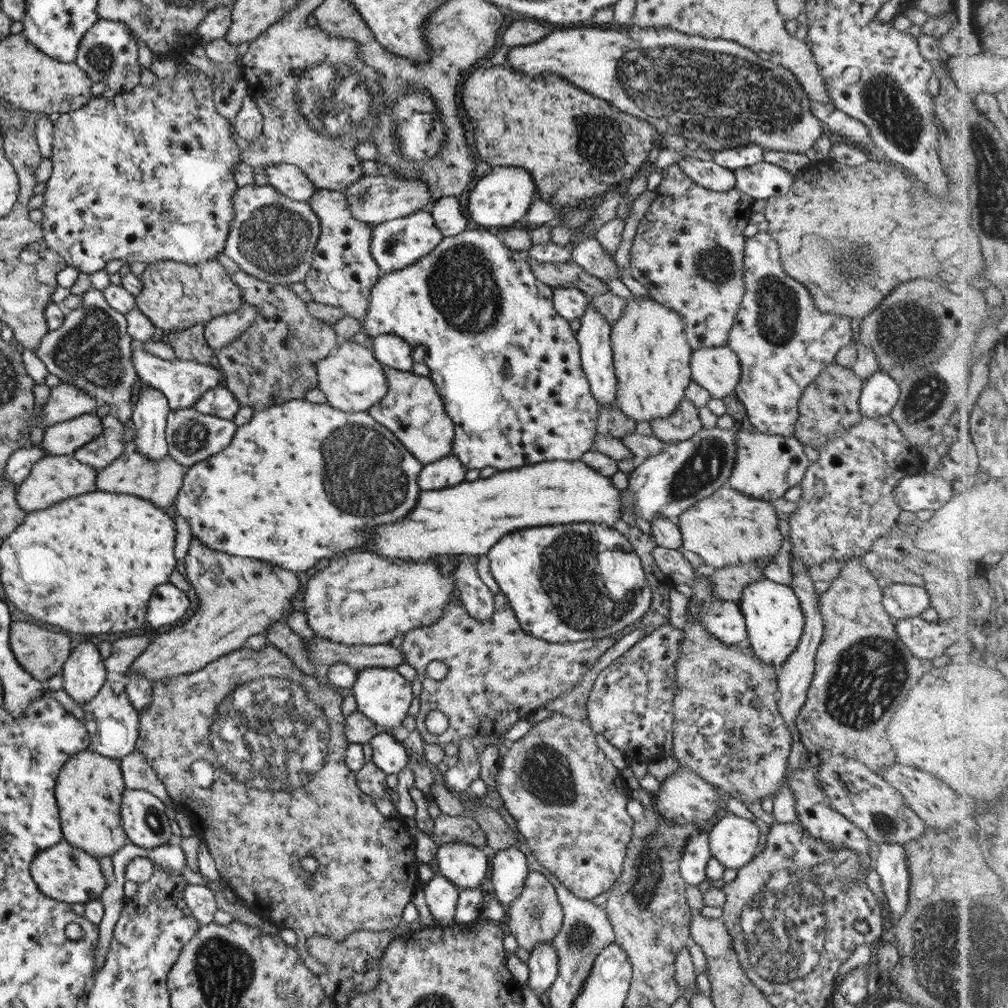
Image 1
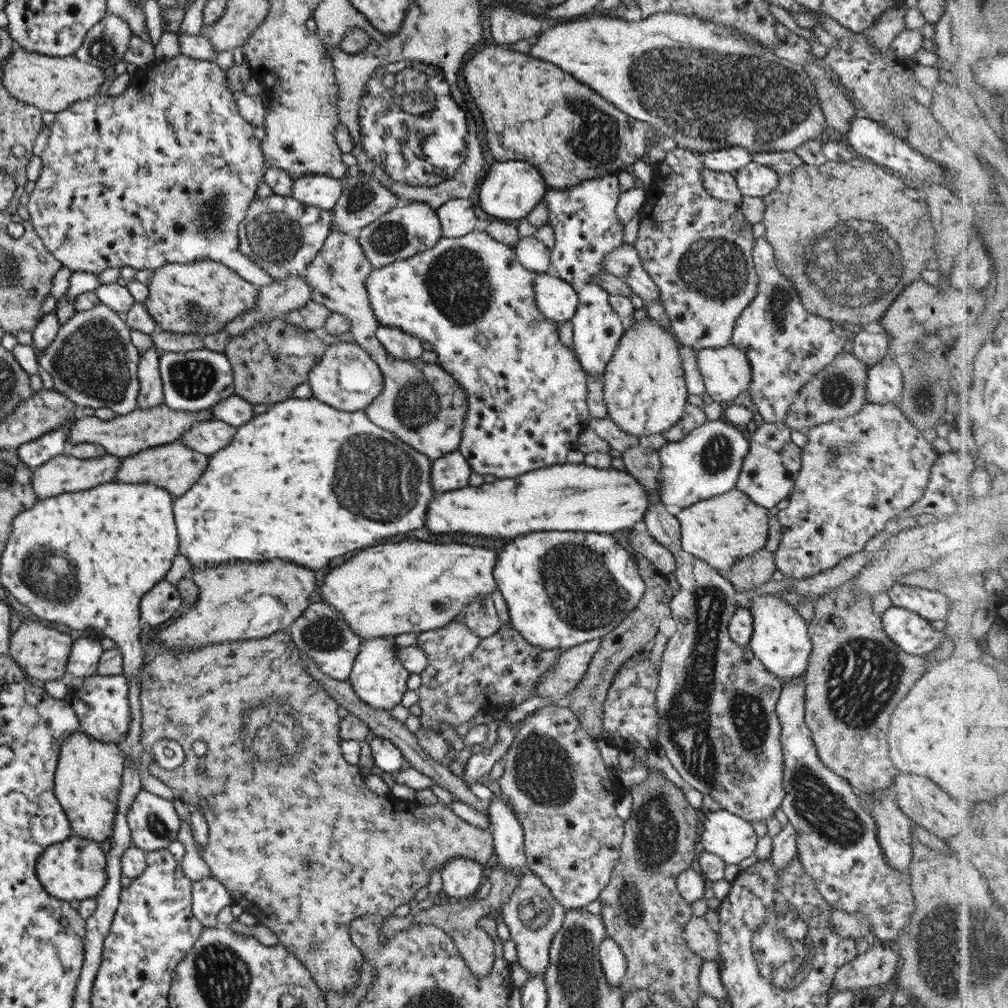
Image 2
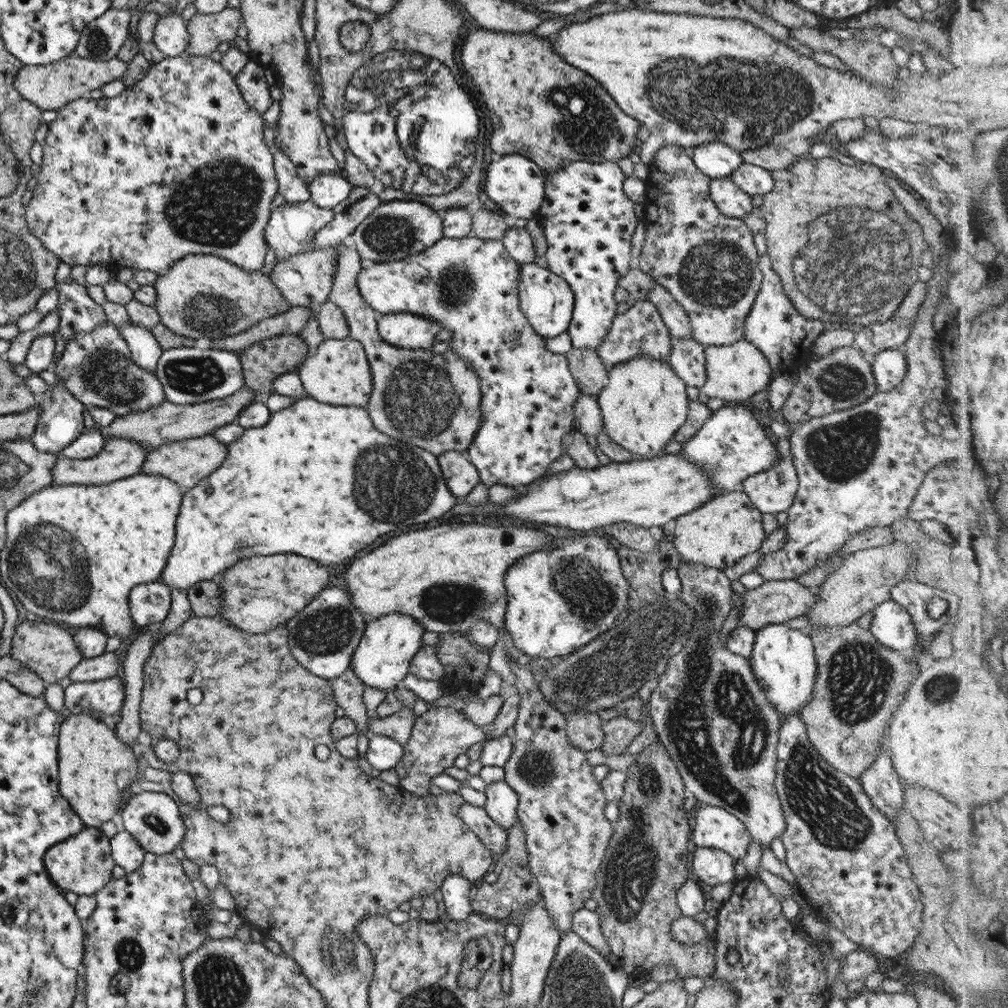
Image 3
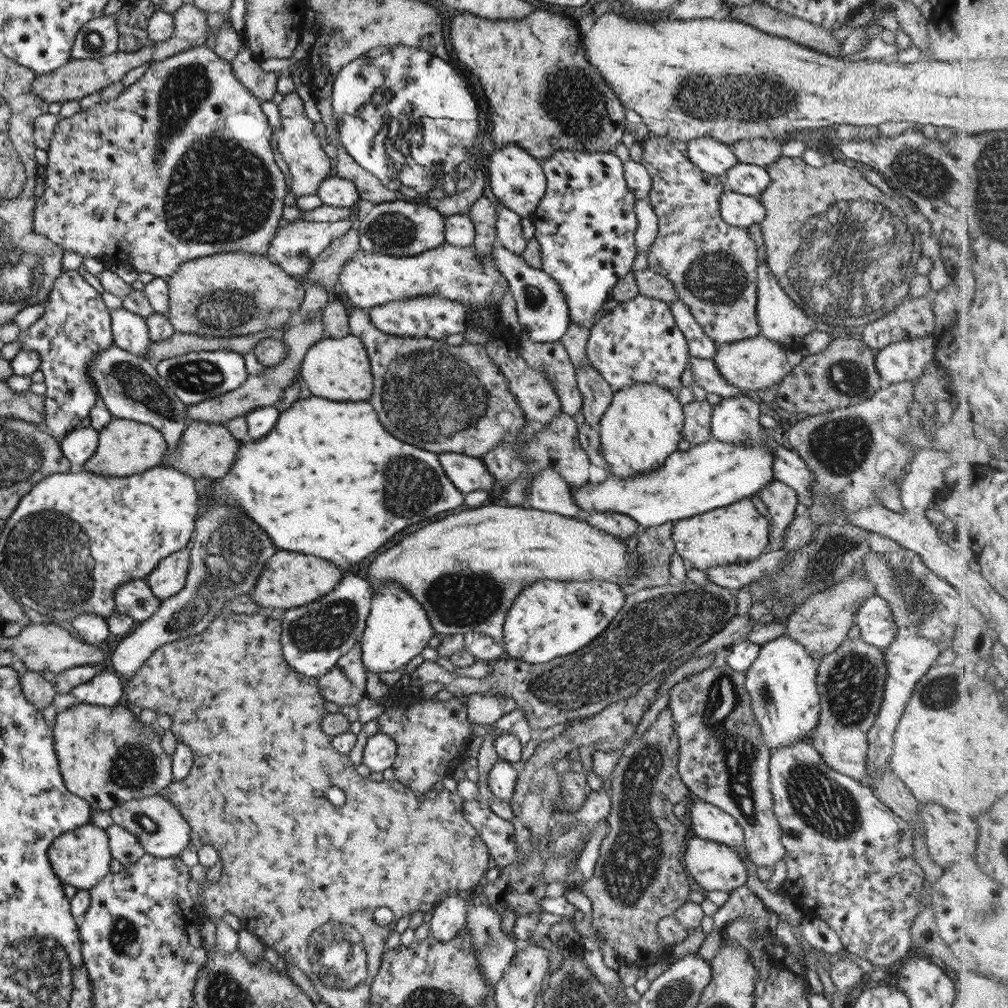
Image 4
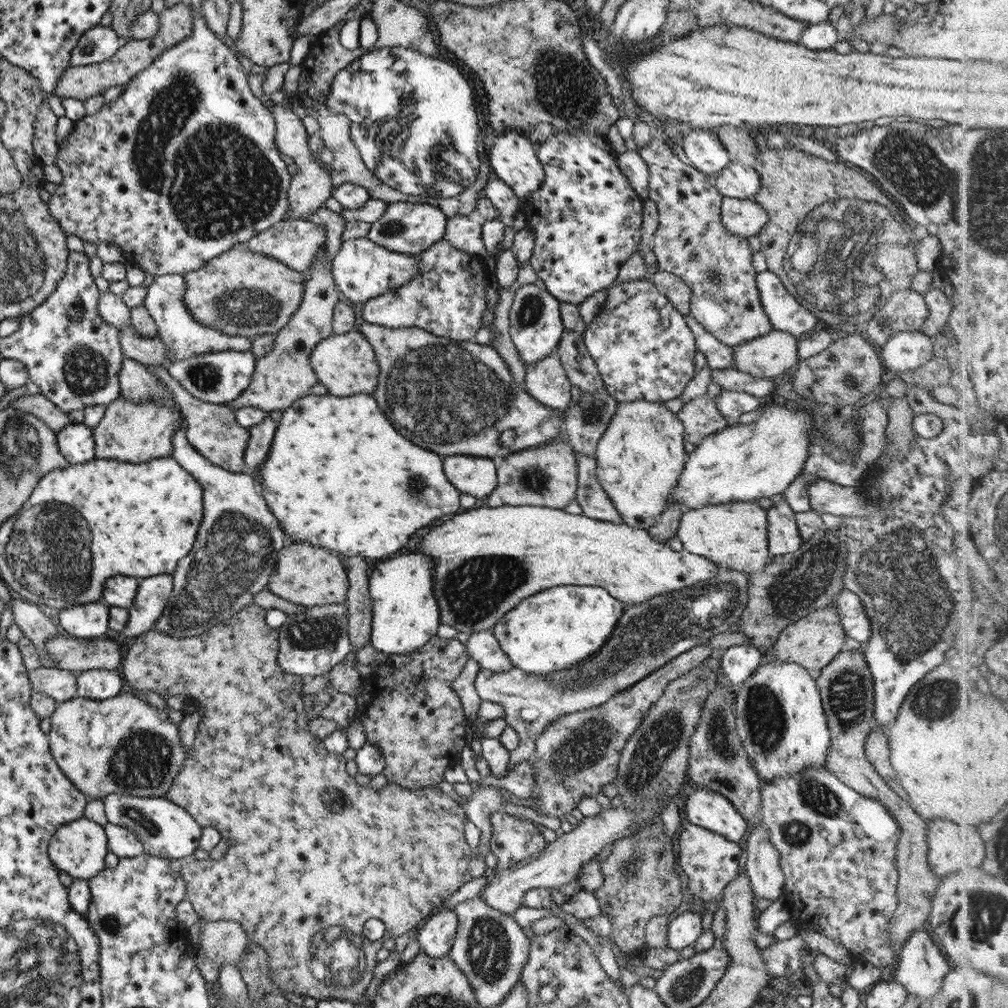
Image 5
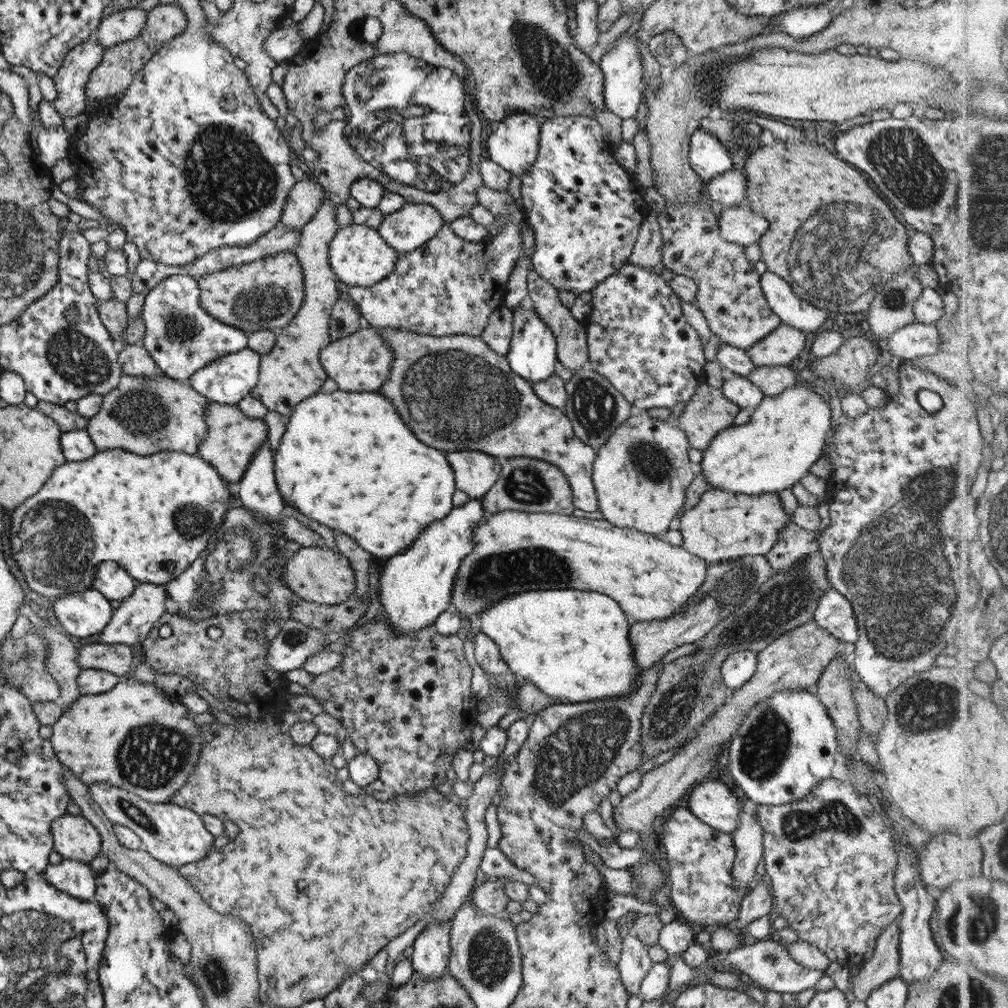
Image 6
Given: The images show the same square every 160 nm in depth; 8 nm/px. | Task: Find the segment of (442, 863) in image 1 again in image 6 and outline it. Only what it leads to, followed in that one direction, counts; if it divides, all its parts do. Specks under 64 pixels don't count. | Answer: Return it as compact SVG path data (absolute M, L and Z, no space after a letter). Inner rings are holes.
M447 921L442 923L429 923L414 938L411 945L411 964L413 973L417 973L424 981L434 981L446 973L448 966L450 924Z

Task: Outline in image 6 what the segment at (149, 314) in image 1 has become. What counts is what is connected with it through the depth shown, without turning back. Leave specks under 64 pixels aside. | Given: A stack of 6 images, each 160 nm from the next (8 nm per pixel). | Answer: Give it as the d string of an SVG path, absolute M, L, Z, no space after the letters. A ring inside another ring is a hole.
M277 252L251 263L202 274L196 278L196 281L199 287L200 307L211 318L243 331L246 336L258 330L277 332L282 329L295 316L304 295L301 267L294 252Z

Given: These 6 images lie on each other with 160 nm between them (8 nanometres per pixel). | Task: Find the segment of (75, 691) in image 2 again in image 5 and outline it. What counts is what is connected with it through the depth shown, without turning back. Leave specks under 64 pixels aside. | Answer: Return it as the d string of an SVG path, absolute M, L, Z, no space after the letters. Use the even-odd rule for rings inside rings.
M91 670L76 673L76 696L91 700L105 700L126 688L119 672Z

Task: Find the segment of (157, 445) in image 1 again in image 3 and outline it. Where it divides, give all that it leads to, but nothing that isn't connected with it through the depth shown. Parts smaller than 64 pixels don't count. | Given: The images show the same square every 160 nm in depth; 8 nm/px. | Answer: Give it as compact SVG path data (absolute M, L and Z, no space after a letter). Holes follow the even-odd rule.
M129 321L117 330L127 343L135 364L139 365L139 368L153 373L163 350L151 334L150 329L141 328Z

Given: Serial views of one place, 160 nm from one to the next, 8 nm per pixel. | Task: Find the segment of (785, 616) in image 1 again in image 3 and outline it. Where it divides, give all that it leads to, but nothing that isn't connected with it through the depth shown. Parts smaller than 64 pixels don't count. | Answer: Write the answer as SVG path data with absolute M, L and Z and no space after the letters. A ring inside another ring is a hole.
M785 623L767 624L754 634L754 644L749 653L749 665L755 684L764 688L767 700L778 714L778 720L787 715L797 715L811 698L817 676L813 646L803 631L792 630Z

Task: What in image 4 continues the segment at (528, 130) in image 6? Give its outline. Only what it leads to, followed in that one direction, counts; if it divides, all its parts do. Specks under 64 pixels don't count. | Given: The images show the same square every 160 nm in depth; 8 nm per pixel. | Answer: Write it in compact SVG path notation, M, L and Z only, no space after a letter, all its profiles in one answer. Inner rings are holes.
M505 144L497 150L493 150L485 169L489 173L491 193L497 201L511 212L516 212L521 219L531 217L546 188L540 160L531 157L517 145Z

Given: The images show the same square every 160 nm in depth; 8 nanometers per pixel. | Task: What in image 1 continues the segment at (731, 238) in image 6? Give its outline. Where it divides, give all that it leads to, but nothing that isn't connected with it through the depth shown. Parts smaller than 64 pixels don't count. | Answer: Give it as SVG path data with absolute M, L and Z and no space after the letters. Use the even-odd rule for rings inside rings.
M689 153L676 164L683 170L685 176L688 176L699 187L711 192L727 192L735 187L733 171L714 164L712 160L708 162L695 160Z

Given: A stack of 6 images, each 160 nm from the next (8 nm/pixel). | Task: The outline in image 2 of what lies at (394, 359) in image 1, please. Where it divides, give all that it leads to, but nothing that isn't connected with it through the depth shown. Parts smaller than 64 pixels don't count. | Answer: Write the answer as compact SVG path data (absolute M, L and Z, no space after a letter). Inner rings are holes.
M378 325L375 331L378 343L395 360L413 361L423 352L422 341L398 328Z

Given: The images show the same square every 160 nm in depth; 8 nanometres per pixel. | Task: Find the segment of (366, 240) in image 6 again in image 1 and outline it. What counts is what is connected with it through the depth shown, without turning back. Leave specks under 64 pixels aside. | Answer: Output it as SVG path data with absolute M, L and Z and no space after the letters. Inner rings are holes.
M482 228L470 230L463 229L459 234L456 234L455 236L442 237L442 239L435 245L435 248L431 250L431 253L428 253L426 256L419 258L419 260L417 260L414 264L411 264L410 266L401 268L399 270L394 270L393 272L381 274L380 277L376 280L376 283L371 287L365 316L362 320L362 331L371 339L379 334L392 334L393 336L402 338L412 349L414 349L416 346L423 346L423 348L425 348L426 354L423 362L429 369L428 377L434 384L437 394L439 394L439 399L441 399L441 403L444 406L446 415L451 419L451 422L453 423L451 454L455 456L455 458L457 458L457 460L459 460L459 462L466 469L481 470L482 468L495 468L496 471L509 471L521 466L527 467L535 463L542 463L543 461L579 461L581 455L585 454L585 452L589 451L592 447L594 435L596 434L597 408L599 406L593 400L593 397L589 392L588 382L580 365L578 342L576 341L574 332L570 329L569 321L561 318L561 316L559 316L555 312L555 309L552 305L552 288L535 279L535 274L531 272L529 264L526 262L523 253L507 248L506 245L501 242L498 234L494 235Z

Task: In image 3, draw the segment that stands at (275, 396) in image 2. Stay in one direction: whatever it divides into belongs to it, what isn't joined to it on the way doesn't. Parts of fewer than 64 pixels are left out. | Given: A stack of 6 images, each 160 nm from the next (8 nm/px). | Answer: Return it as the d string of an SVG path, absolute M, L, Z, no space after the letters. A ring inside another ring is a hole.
M284 334L261 339L235 353L241 365L244 380L242 386L254 390L261 399L271 393L272 382L278 375L290 371L295 372L309 355L307 344L298 334Z

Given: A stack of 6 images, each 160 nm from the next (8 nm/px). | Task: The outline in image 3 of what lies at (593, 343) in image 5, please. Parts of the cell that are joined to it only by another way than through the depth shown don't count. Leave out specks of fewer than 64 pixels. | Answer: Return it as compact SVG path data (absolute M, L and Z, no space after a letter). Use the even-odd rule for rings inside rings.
M647 300L635 301L625 312L613 317L611 328L600 340L600 345L595 352L600 356L599 360L605 360L610 367L639 355L647 355L666 362L670 338L667 327L663 324L655 307Z

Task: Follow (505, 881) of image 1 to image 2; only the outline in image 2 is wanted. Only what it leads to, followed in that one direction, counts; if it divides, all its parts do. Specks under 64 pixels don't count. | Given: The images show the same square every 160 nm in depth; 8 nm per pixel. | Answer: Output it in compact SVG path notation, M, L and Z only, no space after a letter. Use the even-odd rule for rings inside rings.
M495 797L488 801L488 821L490 822L489 829L492 834L492 849L495 853L497 863L502 866L503 870L518 870L522 868L528 872L526 866L526 858L523 852L523 832L519 821L514 817L510 806L506 800L496 799Z

